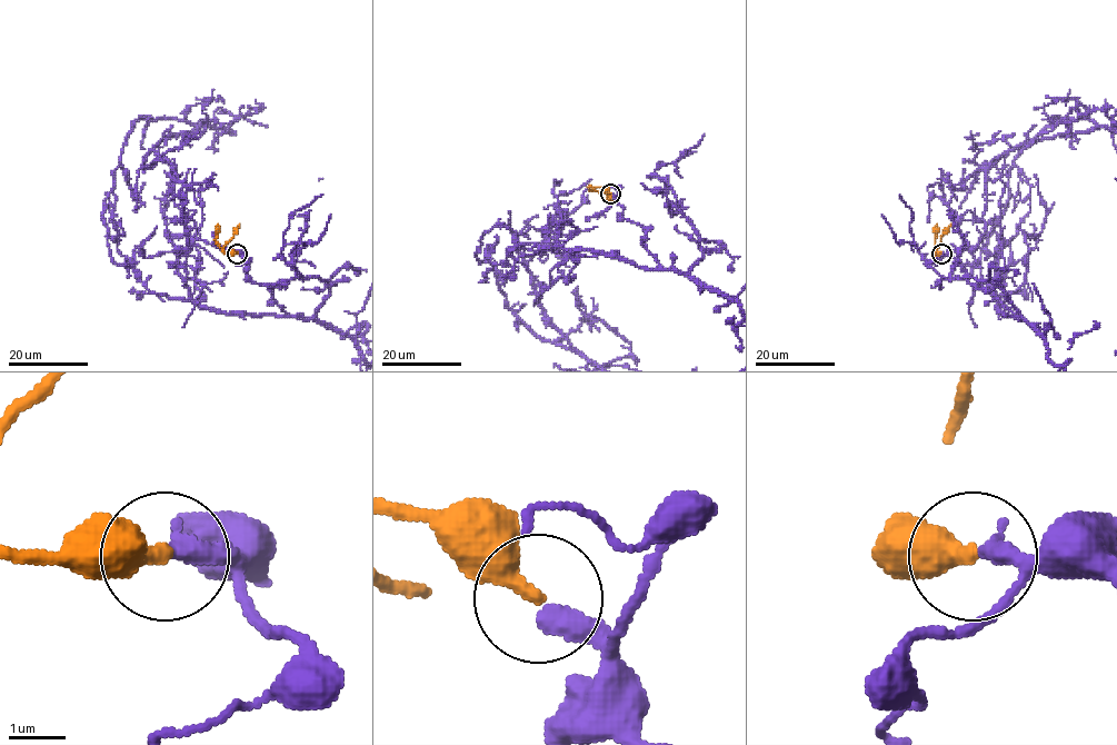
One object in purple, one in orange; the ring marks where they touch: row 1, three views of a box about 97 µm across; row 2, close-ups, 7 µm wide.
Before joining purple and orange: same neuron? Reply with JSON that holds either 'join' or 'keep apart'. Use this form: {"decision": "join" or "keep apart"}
{"decision": "join"}

